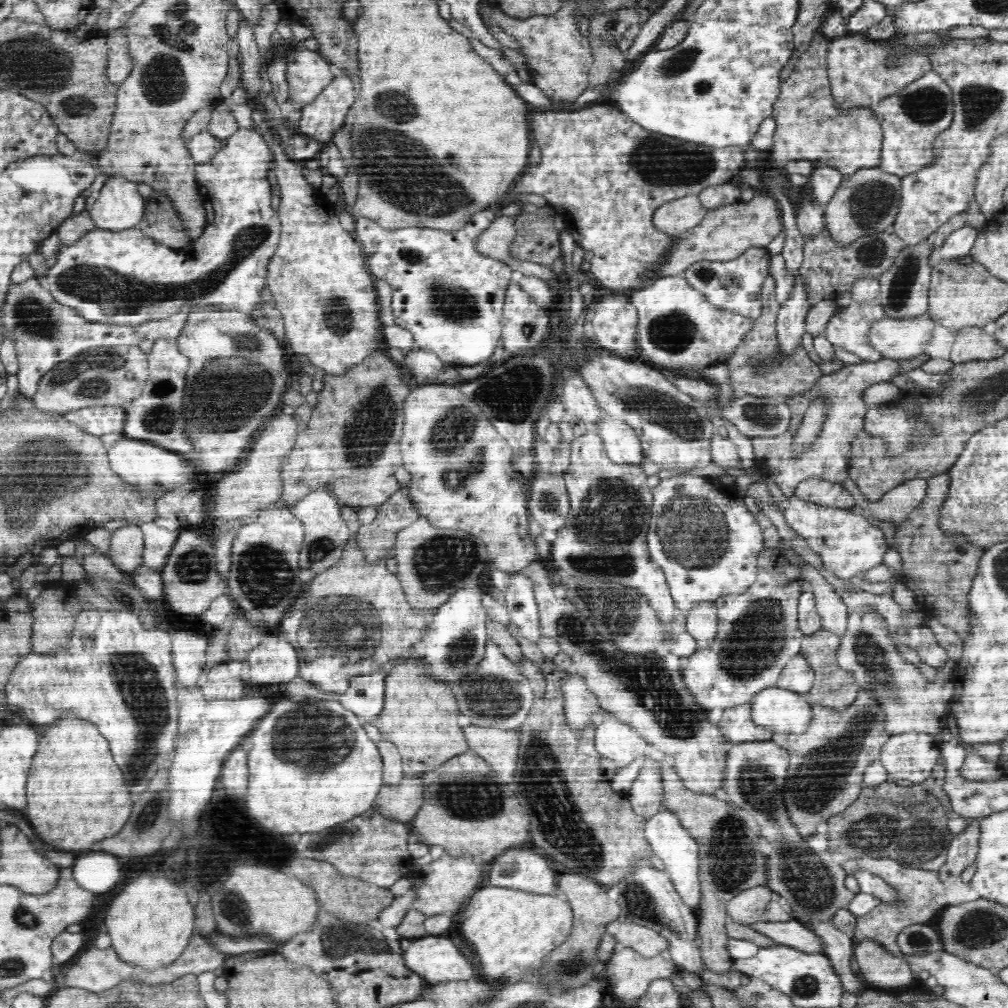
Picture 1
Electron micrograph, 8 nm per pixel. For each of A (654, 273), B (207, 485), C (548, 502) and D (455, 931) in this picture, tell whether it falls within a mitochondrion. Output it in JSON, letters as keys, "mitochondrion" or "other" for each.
{"A":"other","B":"other","C":"mitochondrion","D":"other"}

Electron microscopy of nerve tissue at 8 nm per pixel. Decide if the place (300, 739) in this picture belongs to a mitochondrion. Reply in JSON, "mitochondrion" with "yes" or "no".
{"mitochondrion":"yes"}

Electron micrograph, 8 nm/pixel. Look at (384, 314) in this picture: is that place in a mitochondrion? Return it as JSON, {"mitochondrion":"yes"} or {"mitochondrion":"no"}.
{"mitochondrion":"no"}

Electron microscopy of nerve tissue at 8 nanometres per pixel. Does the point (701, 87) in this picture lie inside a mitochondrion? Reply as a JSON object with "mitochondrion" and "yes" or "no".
{"mitochondrion":"yes"}

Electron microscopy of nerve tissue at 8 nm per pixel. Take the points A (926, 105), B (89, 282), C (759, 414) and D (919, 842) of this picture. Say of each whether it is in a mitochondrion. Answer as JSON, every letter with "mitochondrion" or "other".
{"A":"mitochondrion","B":"mitochondrion","C":"mitochondrion","D":"mitochondrion"}

